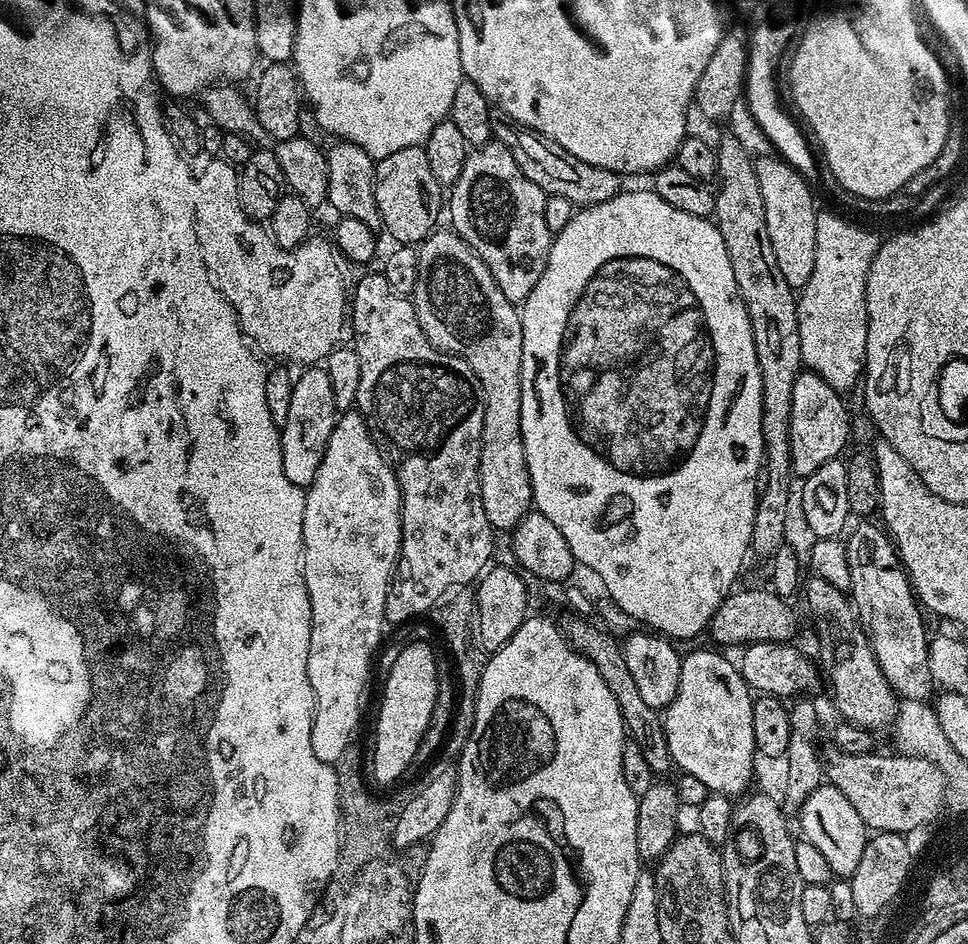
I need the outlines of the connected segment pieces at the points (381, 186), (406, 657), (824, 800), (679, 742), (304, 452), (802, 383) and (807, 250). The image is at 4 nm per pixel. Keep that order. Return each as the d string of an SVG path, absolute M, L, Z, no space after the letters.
M423 147L398 150L375 161L374 196L381 214L383 231L393 236L397 245L419 245L442 220L442 185L434 178Z
M416 640L408 644L392 660L388 677L384 680L384 693L380 696L380 713L376 716L376 741L372 744L373 781L390 778L393 782L408 772L408 767L416 764L418 746L430 726L434 714L434 702L438 698L438 657L432 648Z
M824 782L806 798L798 811L798 818L800 818L799 835L826 857L826 863L830 865L833 877L851 878L854 870L858 870L862 850L866 850L868 845L870 829L862 822L862 818L858 818L858 810L850 806L846 794Z
M700 648L681 659L677 693L662 712L664 733L673 765L677 769L681 768L679 771L683 775L698 778L698 782L702 782L702 786L706 786L709 793L740 798L753 787L754 757L757 755L752 717L753 699L754 692L744 680L739 667L733 662L731 664L722 653Z
M310 366L303 369L300 376L296 376L291 390L290 407L287 410L287 422L281 427L281 444L283 446L282 462L286 478L294 485L307 488L312 484L320 469L321 460L325 454L333 426L338 419L338 411L335 406L332 384L325 367Z
M807 370L801 371L800 377L794 382L794 398L790 406L790 454L792 455L792 471L797 477L803 478L814 474L818 466L826 466L826 462L837 459L840 451L848 444L848 408L844 405L845 397L835 392L830 385L822 382L818 374Z
M779 155L755 157L758 174L758 190L762 190L762 206L766 206L766 230L770 230L770 242L774 246L774 258L778 258L778 270L782 270L782 278L790 282L793 290L799 290L810 282L810 274L814 274L814 234L816 233L816 214L818 205L812 197L812 188L807 179L795 172Z

